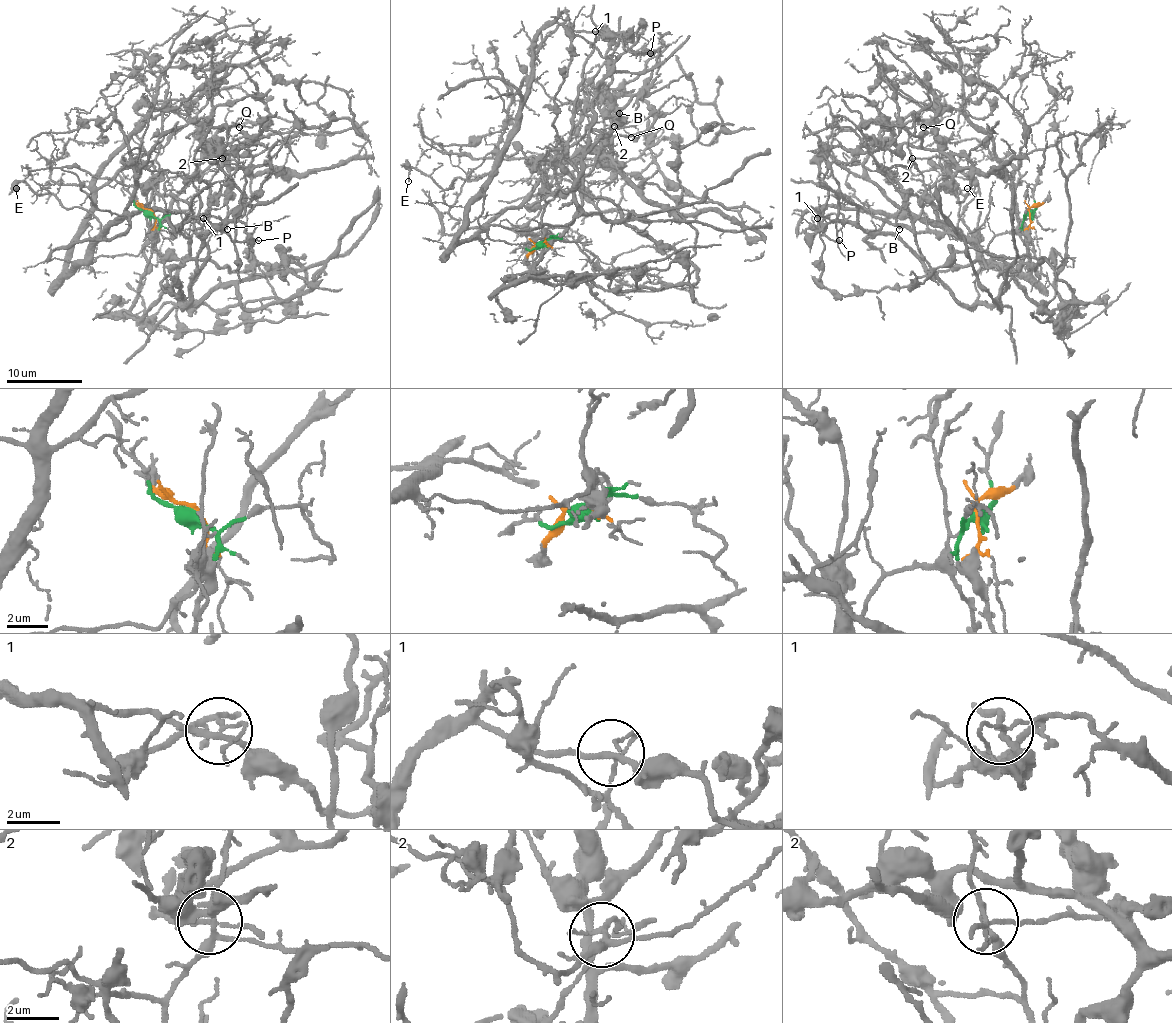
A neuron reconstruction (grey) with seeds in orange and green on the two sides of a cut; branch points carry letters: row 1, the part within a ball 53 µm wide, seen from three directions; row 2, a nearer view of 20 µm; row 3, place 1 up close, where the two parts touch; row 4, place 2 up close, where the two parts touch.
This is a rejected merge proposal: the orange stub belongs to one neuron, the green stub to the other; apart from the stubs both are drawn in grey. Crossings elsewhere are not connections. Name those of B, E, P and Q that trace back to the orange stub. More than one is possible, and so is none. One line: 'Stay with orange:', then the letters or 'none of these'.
Stay with orange: none of these

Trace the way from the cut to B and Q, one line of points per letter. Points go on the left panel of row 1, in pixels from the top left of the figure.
B: (150, 212), (158, 233), (129, 311), (141, 318), (186, 260), (188, 239), (221, 195), (226, 229)
Q: (150, 212), (158, 233), (129, 311), (141, 318), (186, 260), (226, 134), (232, 123), (240, 127)

